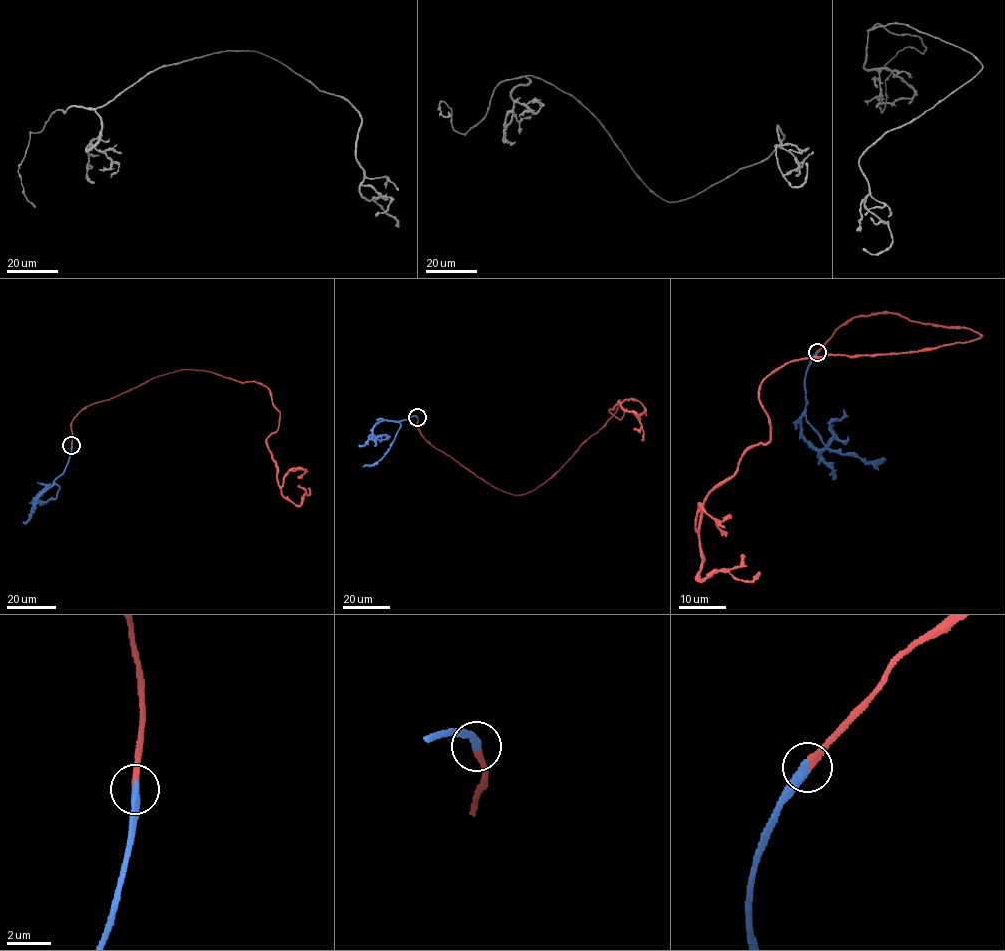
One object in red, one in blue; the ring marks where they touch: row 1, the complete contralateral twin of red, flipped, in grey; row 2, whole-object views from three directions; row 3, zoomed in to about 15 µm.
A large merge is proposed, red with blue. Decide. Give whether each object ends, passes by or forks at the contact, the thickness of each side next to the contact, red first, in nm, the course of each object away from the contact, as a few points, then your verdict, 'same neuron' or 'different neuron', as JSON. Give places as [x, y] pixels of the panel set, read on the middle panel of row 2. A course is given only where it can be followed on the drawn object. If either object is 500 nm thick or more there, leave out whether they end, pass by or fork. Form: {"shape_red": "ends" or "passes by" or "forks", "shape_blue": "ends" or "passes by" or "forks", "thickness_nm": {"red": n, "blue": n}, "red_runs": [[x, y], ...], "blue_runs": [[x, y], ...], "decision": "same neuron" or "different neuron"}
{"shape_red": "ends", "shape_blue": "ends", "thickness_nm": {"red": 320, "blue": 440}, "red_runs": [[417, 417], [437, 449], [522, 495], [618, 405], [620, 419], [609, 410], [618, 400], [637, 415], [642, 440]], "blue_runs": [[417, 417], [381, 421], [376, 424], [371, 437], [384, 434], [386, 438], [376, 438]], "decision": "same neuron"}

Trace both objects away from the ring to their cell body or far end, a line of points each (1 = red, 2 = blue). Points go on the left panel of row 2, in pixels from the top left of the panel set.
1: (71, 445), (83, 409), (176, 371), (209, 371), (267, 387), (281, 494), (298, 505), (308, 487)
2: (71, 445), (64, 471), (39, 496), (33, 508), (34, 498), (47, 485), (37, 481)

